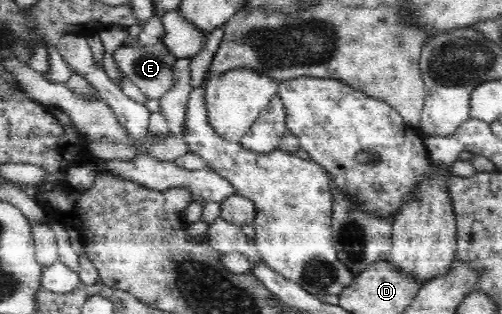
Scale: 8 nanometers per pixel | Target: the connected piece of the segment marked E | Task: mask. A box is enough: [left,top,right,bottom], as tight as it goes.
[113,41,177,98]

